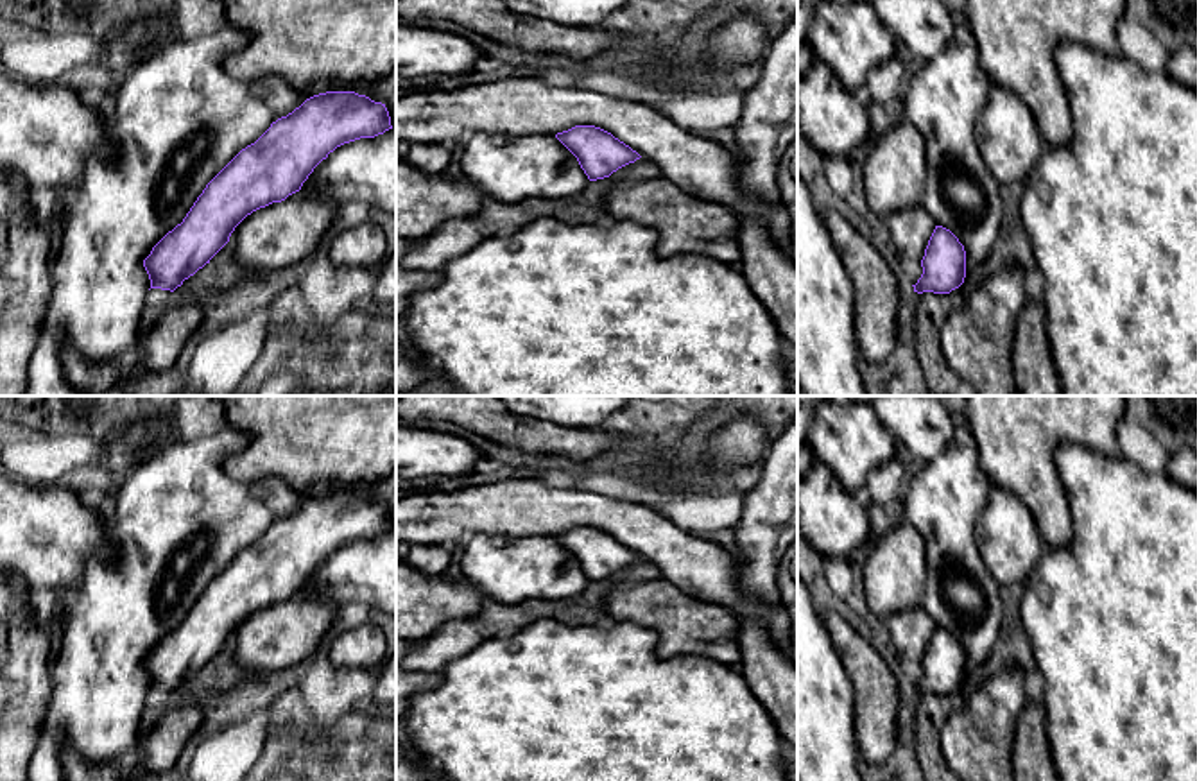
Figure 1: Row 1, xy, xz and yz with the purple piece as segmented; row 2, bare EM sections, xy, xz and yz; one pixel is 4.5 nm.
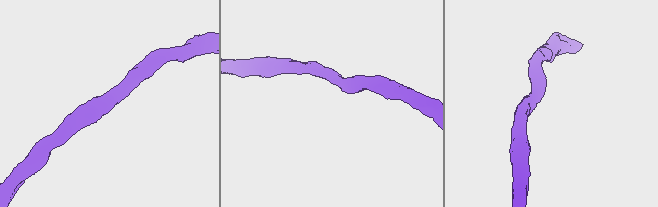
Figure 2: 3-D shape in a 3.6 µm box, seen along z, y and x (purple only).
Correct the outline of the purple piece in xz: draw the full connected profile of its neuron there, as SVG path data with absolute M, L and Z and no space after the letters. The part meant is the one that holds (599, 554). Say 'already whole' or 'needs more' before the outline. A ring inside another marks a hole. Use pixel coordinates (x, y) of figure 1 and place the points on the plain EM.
needs more; M575 527L557 536L520 537L512 534L475 534L462 545L459 559L466 580L477 584L486 598L516 605L529 598L559 600L579 596L597 580L642 557L611 534L595 527Z

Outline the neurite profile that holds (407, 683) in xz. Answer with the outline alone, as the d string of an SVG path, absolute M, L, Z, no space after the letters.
M396 661L396 722L405 717L414 693L432 690L443 681L441 672L412 672Z

